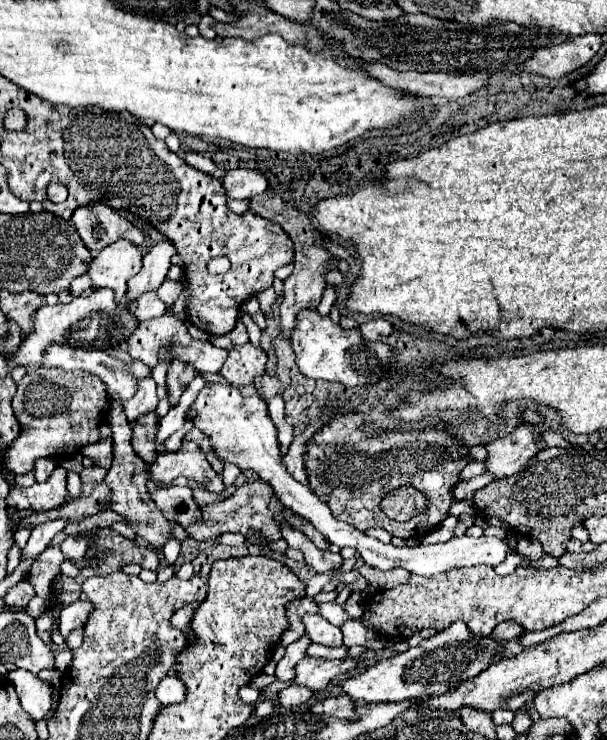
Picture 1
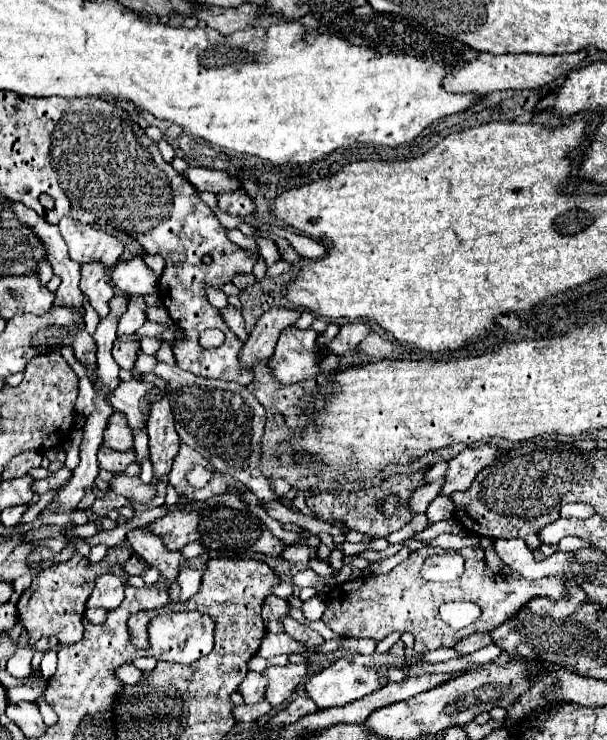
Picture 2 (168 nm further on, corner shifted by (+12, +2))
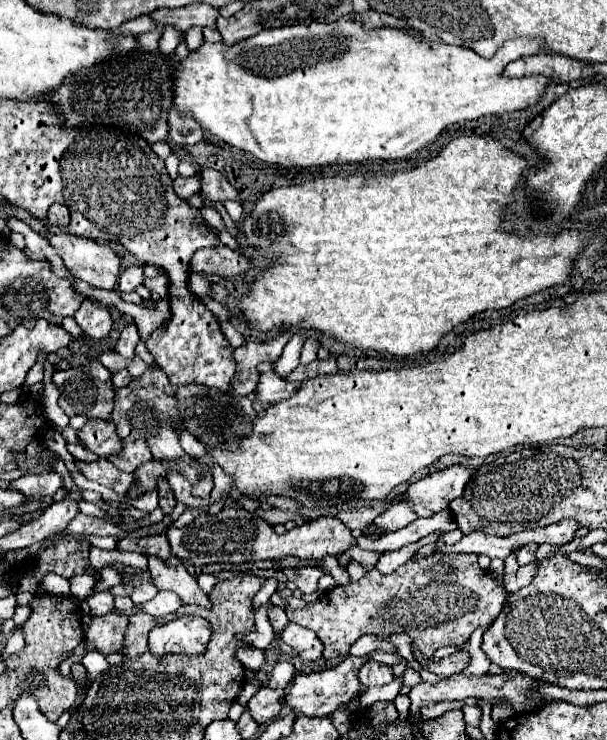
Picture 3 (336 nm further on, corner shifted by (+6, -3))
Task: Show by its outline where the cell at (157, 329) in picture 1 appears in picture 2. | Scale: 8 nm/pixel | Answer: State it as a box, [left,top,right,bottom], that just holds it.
[112,334,140,370]

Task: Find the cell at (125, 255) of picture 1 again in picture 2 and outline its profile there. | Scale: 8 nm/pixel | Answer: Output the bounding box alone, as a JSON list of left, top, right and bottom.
[80,262,114,318]

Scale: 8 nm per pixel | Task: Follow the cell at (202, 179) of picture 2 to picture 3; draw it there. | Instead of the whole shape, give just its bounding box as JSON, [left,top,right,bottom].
[174,175,200,199]

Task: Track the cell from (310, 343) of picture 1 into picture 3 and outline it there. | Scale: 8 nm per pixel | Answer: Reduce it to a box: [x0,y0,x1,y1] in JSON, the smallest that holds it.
[254,363,298,405]

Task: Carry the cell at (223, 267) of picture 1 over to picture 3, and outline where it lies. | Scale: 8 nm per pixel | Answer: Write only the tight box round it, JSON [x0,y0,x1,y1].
[190,243,250,277]

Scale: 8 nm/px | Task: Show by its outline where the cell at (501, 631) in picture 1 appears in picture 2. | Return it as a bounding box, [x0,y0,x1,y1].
[456,632,492,656]

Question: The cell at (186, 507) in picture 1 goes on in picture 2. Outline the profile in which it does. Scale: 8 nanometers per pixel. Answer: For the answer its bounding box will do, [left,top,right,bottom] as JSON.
[110,476,156,504]

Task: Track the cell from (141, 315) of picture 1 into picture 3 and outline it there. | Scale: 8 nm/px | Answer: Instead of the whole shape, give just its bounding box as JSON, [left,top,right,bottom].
[116,325,140,359]

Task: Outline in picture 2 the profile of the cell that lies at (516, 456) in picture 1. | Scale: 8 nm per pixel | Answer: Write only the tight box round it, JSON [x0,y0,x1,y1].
[440,444,498,494]

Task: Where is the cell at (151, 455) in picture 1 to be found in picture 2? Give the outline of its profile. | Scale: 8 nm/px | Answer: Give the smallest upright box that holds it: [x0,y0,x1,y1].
[104,412,134,452]

